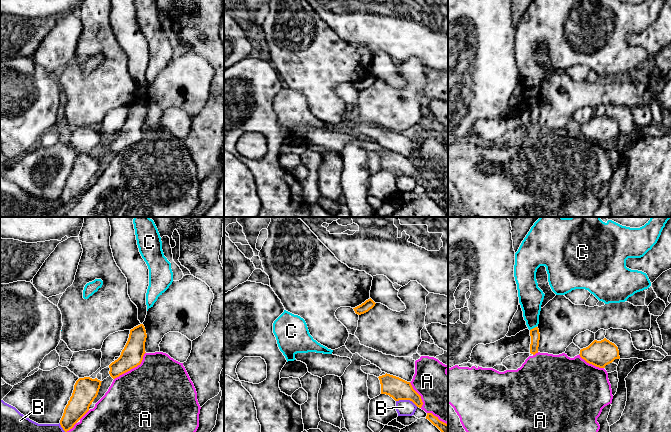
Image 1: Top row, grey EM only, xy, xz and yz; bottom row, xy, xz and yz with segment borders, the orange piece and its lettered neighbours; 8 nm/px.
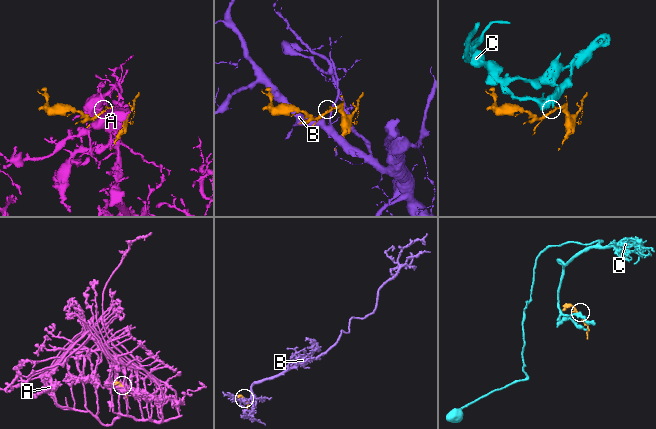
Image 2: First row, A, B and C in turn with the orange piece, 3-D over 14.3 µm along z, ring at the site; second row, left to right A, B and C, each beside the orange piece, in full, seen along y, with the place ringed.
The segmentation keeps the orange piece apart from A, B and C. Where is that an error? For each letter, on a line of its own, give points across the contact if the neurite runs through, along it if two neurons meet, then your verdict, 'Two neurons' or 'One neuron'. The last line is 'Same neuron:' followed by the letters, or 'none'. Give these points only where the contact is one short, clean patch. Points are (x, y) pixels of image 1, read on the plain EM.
A: Two neurons
B: Two neurons
C: Boundary: yz (536, 102), (530, 106). Two neurons
Same neuron: none

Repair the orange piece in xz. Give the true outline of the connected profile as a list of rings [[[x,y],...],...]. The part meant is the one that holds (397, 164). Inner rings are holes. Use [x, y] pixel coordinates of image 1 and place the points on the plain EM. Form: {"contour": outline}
{"contour": [[[387,149],[378,154],[381,160],[381,170],[389,171],[395,177],[410,176],[417,183],[422,183],[421,172],[413,165],[410,158]]]}

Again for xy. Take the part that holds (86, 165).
{"contour": [[[90,153],[79,154],[76,157],[72,172],[60,196],[60,201],[65,208],[72,205],[89,187],[90,181],[98,171],[101,158],[97,154]]]}

